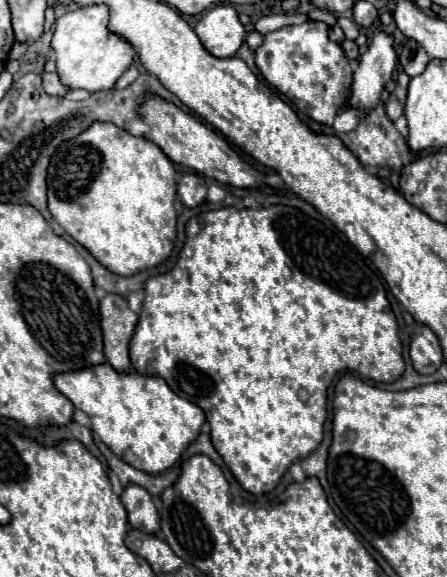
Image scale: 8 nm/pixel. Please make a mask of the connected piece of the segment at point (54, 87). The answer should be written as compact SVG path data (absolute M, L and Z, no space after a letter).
M43 73L43 89L49 95L59 95L59 97L65 97L69 93L69 87L61 83L57 73Z

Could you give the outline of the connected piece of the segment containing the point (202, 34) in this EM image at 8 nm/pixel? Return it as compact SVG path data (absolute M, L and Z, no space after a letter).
M231 5L211 7L197 23L195 33L215 57L233 57L245 39L245 27Z

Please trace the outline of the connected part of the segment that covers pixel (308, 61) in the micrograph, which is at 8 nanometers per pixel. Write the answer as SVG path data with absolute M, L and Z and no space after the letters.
M307 21L301 25L287 25L265 35L263 45L255 51L257 69L291 99L311 119L331 125L339 107L343 105L351 87L351 63L339 43L329 39L329 25Z

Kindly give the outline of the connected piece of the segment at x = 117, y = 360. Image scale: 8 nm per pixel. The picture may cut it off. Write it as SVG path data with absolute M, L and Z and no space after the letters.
M107 293L99 301L99 315L107 363L117 371L131 371L129 339L137 325L137 315L129 309L125 297L115 293Z

